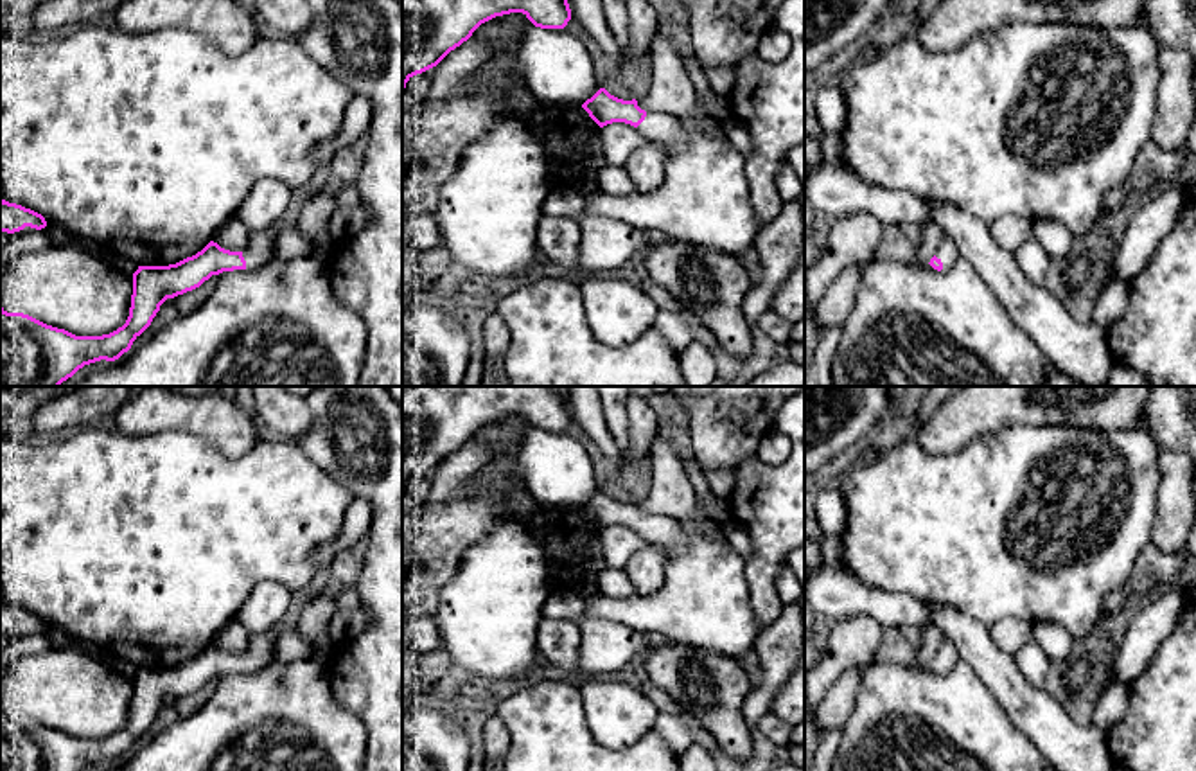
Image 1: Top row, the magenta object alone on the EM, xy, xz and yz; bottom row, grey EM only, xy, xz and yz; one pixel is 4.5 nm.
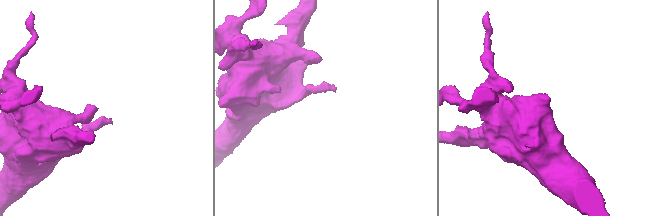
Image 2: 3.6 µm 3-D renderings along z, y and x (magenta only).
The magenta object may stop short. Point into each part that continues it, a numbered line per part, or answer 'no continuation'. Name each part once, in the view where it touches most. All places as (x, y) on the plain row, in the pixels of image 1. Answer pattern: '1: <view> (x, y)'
1: xy (257, 656)

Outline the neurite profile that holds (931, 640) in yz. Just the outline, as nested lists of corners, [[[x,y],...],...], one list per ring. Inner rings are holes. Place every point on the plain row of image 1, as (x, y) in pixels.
[[[927,620],[921,627],[921,640],[914,652],[912,667],[927,669],[945,640],[946,636],[930,620]]]

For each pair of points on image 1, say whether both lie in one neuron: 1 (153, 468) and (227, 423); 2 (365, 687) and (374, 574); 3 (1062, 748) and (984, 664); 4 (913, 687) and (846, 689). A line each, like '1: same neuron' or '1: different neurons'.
1: different neurons
2: same neuron
3: same neuron
4: different neurons

